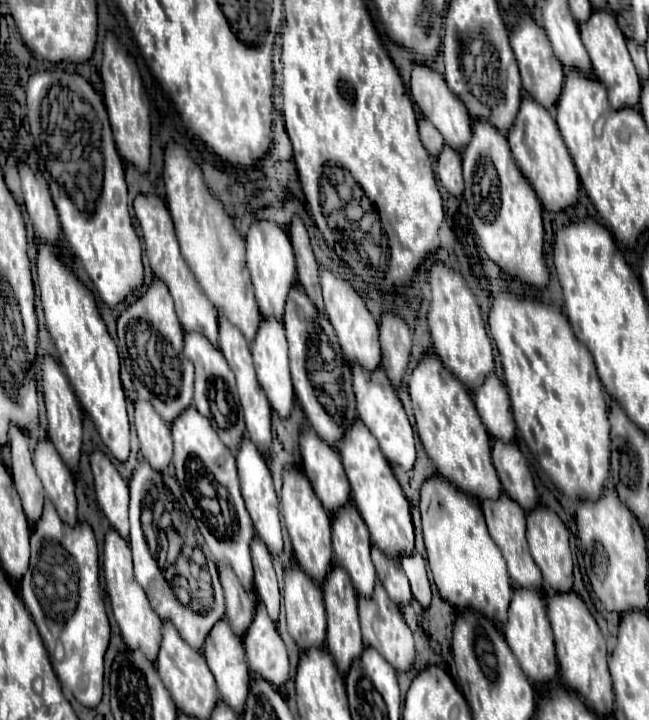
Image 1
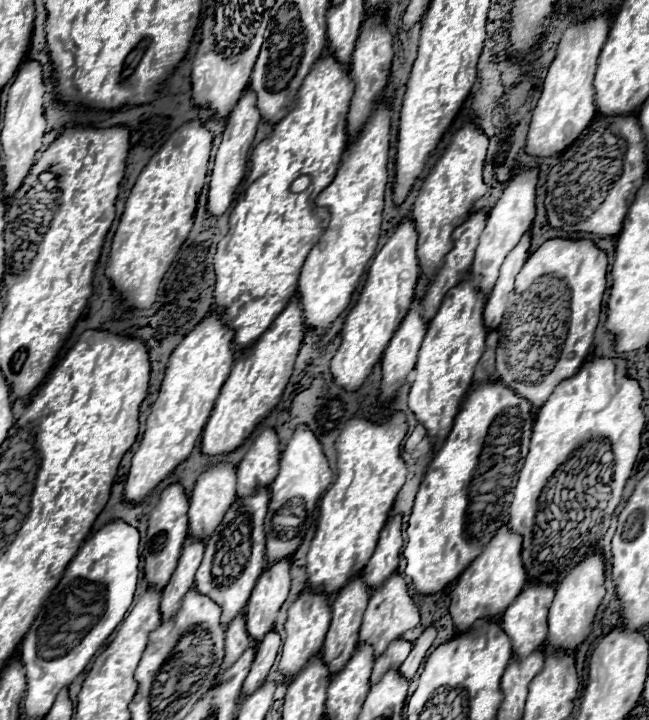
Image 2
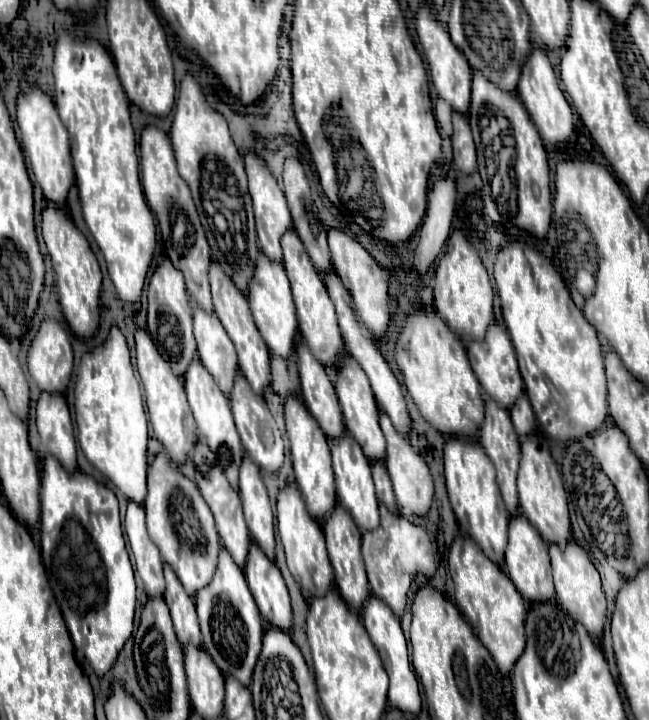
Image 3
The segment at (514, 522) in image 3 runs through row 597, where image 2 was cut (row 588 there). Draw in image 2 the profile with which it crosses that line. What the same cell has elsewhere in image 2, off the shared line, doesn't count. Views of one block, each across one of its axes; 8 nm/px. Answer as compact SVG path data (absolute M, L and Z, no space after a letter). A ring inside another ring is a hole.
M528 584L522 588L518 598L504 610L504 614L500 618L502 620L500 626L510 636L516 658L526 658L528 654L532 654L534 650L538 650L544 644L546 634L548 634L546 618L548 618L548 608L550 608L552 598L554 598L552 584Z

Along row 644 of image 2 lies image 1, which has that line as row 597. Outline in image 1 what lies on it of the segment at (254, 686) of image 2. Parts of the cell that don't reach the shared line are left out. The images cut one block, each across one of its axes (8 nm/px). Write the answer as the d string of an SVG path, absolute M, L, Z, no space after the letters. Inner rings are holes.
M256 536L252 540L252 560L254 560L254 590L258 600L266 606L268 616L276 622L280 608L280 590L272 566L272 554L266 544Z

